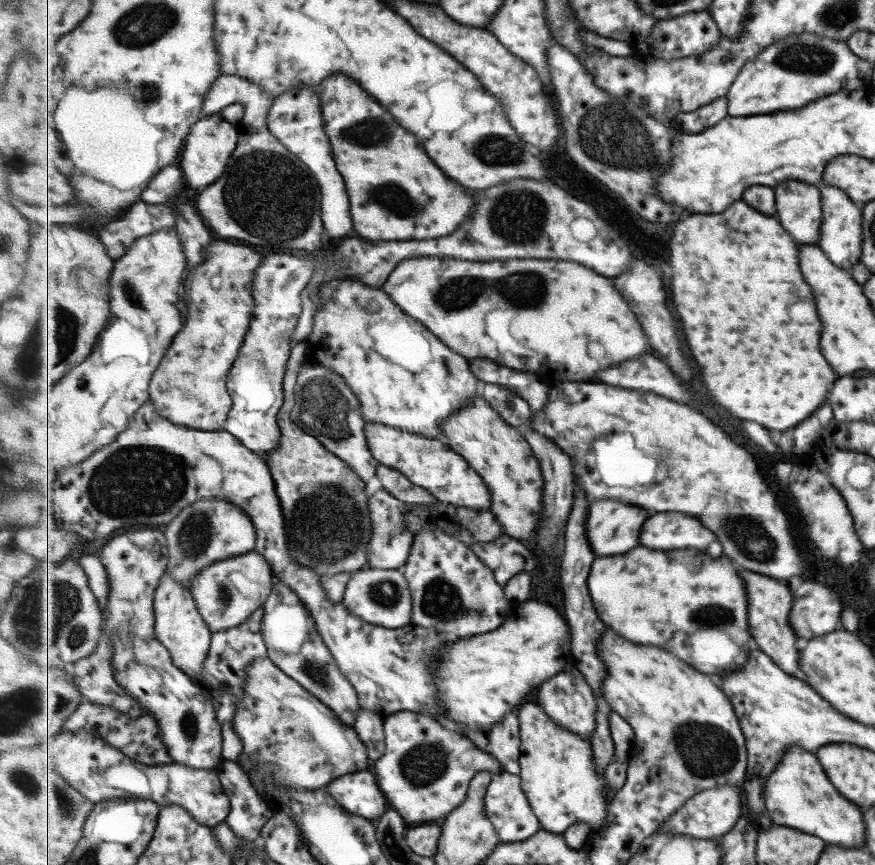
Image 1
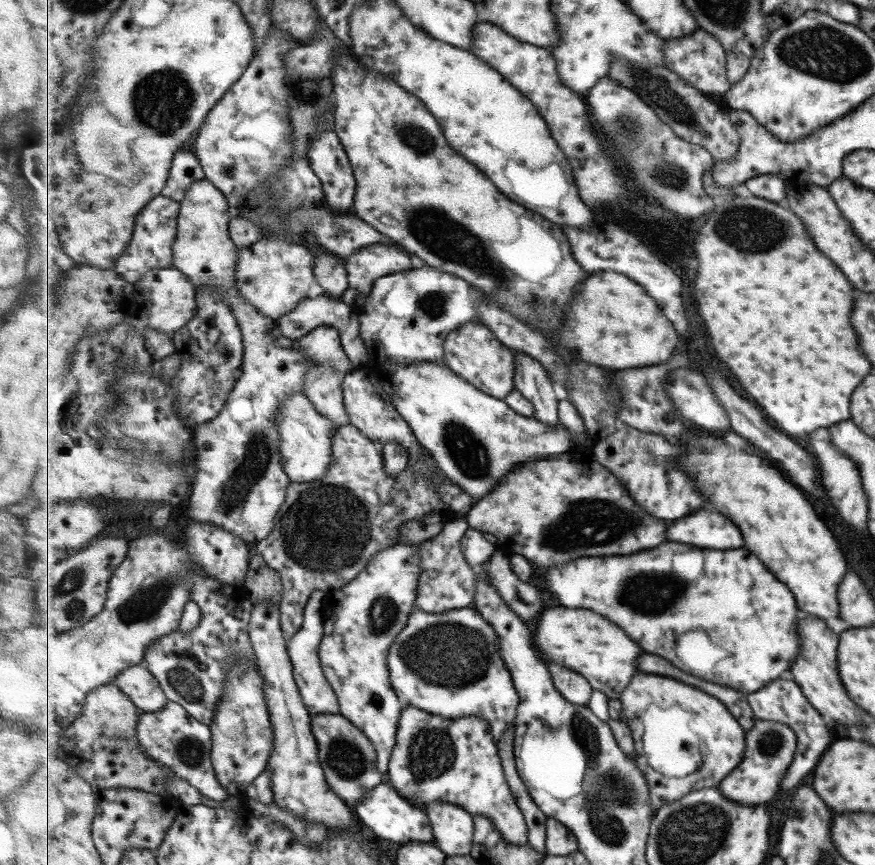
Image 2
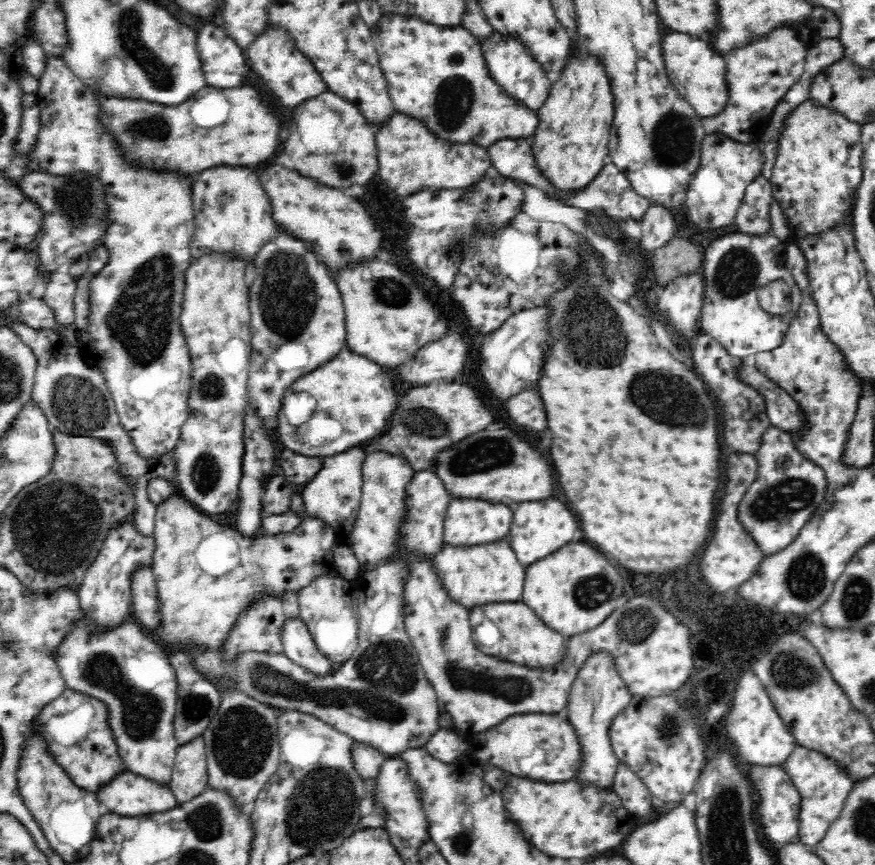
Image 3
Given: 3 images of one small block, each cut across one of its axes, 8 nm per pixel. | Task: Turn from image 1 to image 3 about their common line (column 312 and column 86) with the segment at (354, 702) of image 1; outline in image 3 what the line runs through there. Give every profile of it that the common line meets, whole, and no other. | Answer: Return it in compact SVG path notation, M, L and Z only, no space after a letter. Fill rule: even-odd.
M82 614L63 634L55 659L68 687L94 695L108 705L108 722L126 770L169 783L179 745L173 731L178 702L177 674L166 650L142 635L137 623L131 617L120 624L102 627ZM134 624L137 634L132 636ZM128 642L136 644L132 654L128 652Z

